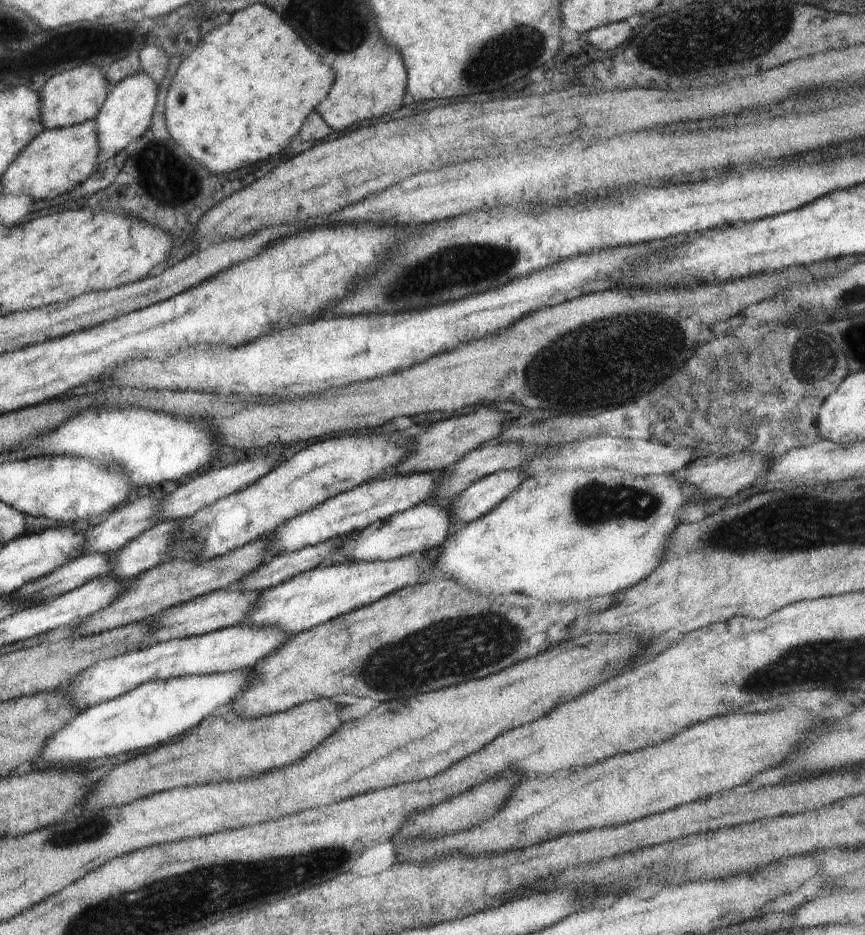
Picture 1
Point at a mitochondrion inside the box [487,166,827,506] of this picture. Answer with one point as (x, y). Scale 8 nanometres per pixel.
(589, 356)

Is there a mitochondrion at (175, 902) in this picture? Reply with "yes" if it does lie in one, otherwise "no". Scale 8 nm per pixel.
yes

